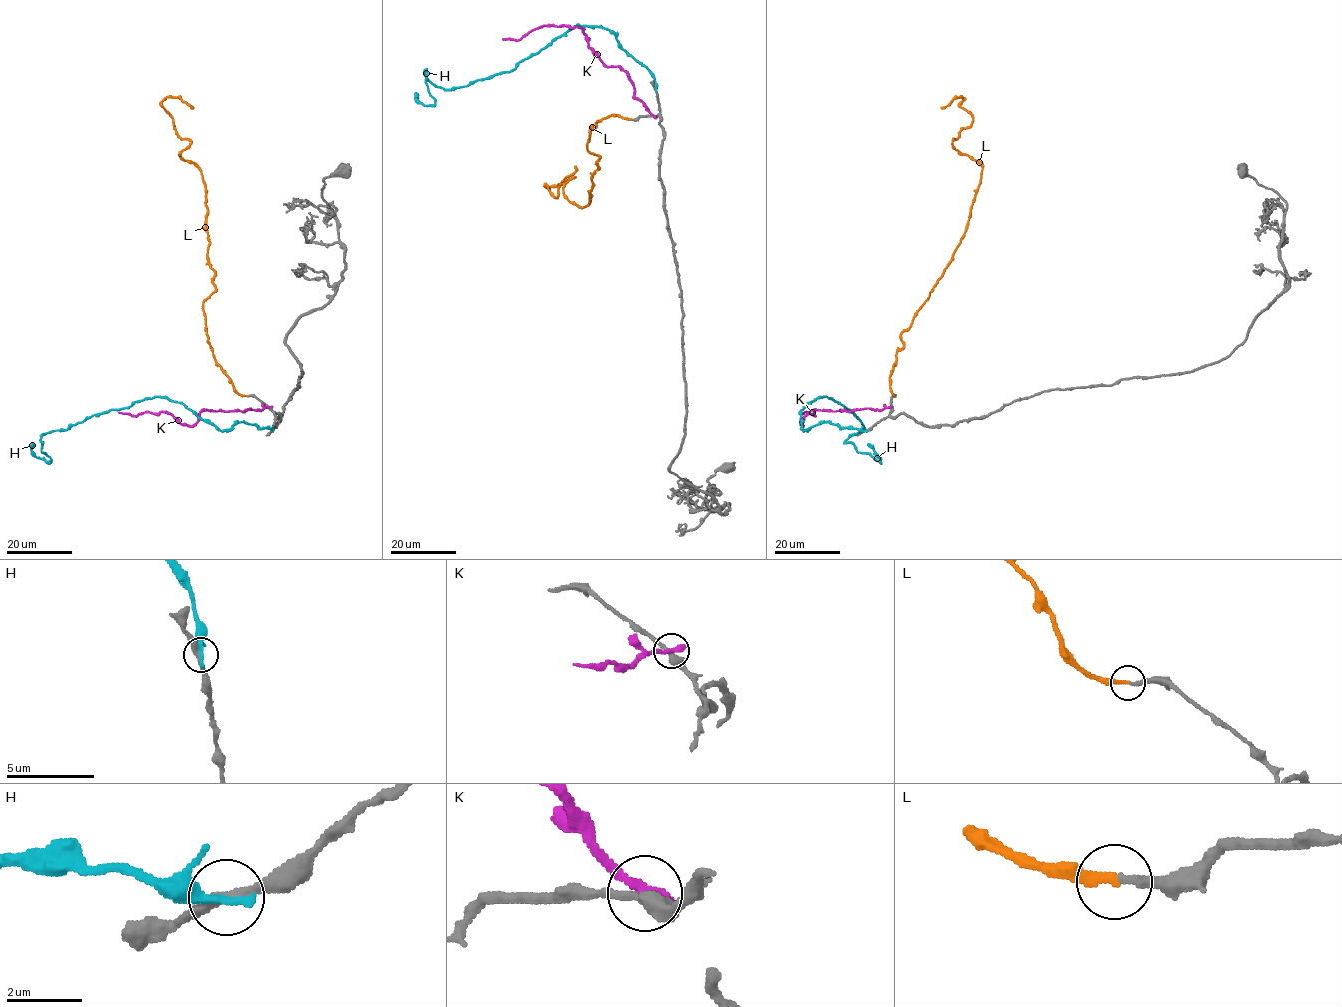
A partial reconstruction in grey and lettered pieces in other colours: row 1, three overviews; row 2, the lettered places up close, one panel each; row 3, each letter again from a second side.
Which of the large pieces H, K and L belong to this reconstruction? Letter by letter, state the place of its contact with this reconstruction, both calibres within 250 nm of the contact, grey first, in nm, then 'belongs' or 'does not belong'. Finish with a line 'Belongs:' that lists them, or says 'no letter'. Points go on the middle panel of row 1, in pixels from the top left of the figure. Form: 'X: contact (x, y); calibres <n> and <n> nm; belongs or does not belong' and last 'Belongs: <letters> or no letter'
H: contact (656, 89); calibres 260 and 300 nm; does not belong
K: contact (653, 116); calibres 360 and 420 nm; does not belong
L: contact (630, 119); calibres 260 and 240 nm; belongs
Belongs: L

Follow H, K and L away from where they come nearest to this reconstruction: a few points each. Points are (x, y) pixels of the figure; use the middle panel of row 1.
H: (656, 90), (613, 33), (575, 26), (513, 69), (465, 86), (435, 86), (425, 70), (434, 104), (415, 92)
K: (654, 116), (634, 96), (628, 74), (606, 66), (588, 47), (582, 29), (544, 25), (517, 40), (502, 39)
L: (630, 119), (591, 126), (586, 206), (563, 192), (575, 177), (557, 197), (545, 186), (575, 165)

